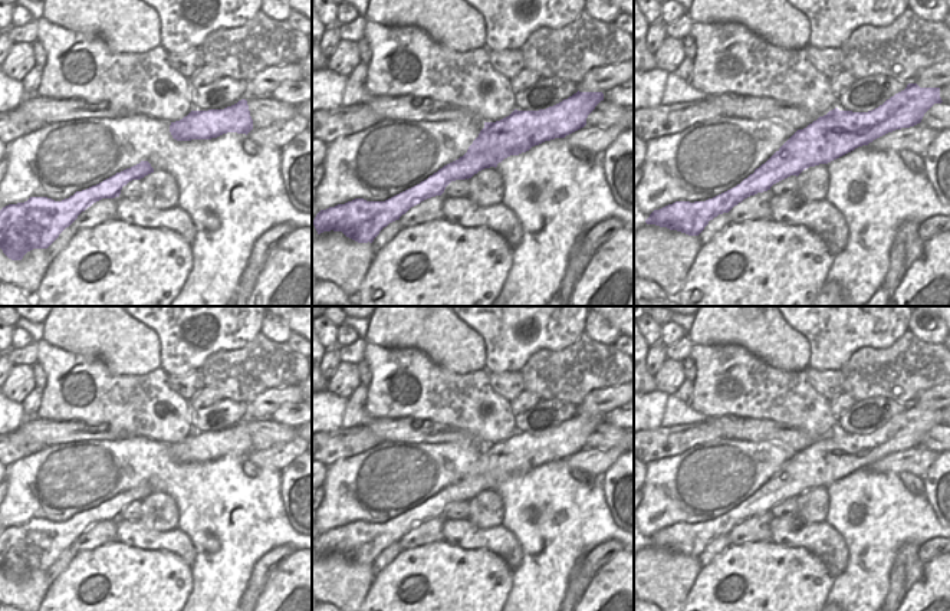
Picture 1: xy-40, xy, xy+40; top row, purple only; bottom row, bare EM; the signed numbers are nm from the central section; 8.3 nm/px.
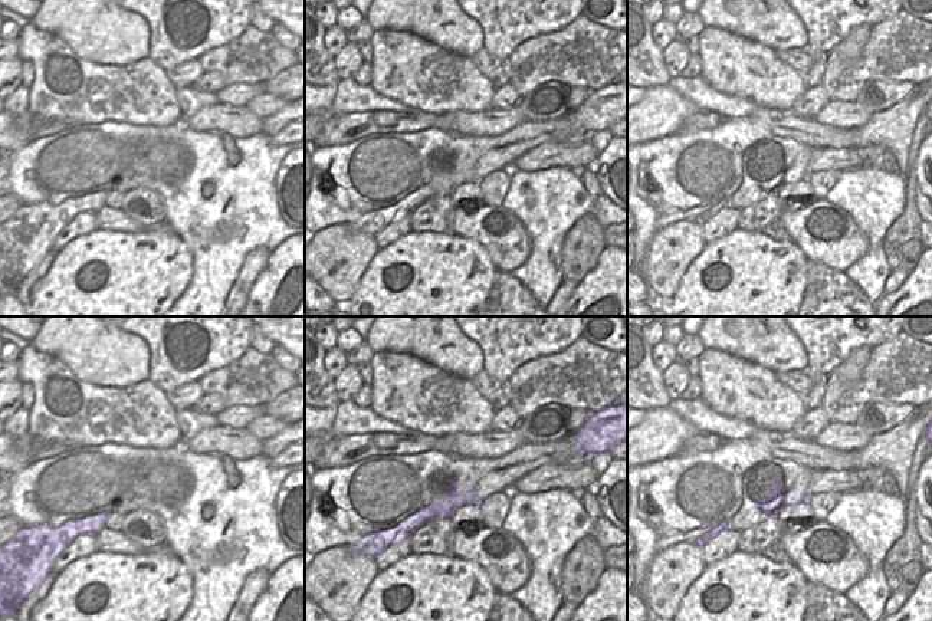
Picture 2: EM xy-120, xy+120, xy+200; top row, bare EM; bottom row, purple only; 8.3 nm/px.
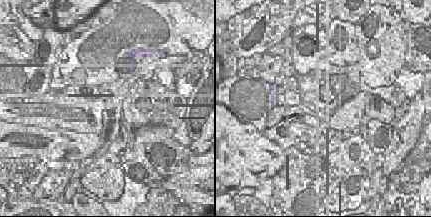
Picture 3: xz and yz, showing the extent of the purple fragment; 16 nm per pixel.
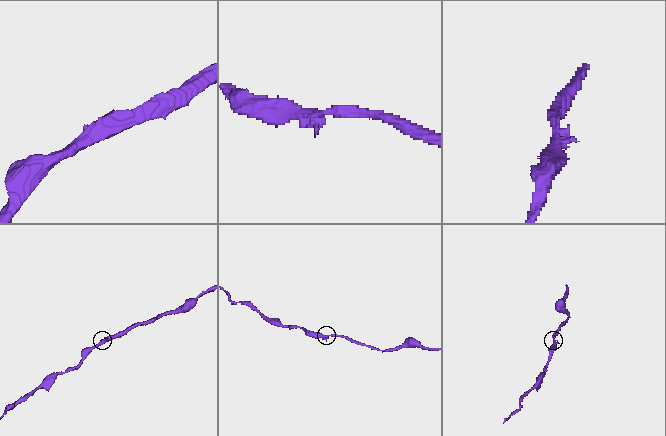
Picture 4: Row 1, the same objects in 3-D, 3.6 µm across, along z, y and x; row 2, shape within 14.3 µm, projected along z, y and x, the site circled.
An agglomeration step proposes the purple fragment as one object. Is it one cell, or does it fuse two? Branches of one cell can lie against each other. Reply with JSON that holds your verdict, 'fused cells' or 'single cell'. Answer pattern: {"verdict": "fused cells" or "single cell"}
{"verdict": "single cell"}

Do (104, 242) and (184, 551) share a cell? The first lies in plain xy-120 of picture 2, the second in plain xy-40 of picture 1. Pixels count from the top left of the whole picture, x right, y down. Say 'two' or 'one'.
two

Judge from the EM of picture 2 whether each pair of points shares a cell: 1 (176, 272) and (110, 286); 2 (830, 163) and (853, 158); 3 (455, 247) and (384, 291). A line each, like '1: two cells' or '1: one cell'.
1: one cell
2: one cell
3: one cell

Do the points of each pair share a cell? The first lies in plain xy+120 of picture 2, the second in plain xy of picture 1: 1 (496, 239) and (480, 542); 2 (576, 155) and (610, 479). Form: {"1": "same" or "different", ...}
{"1": "same", "2": "different"}

